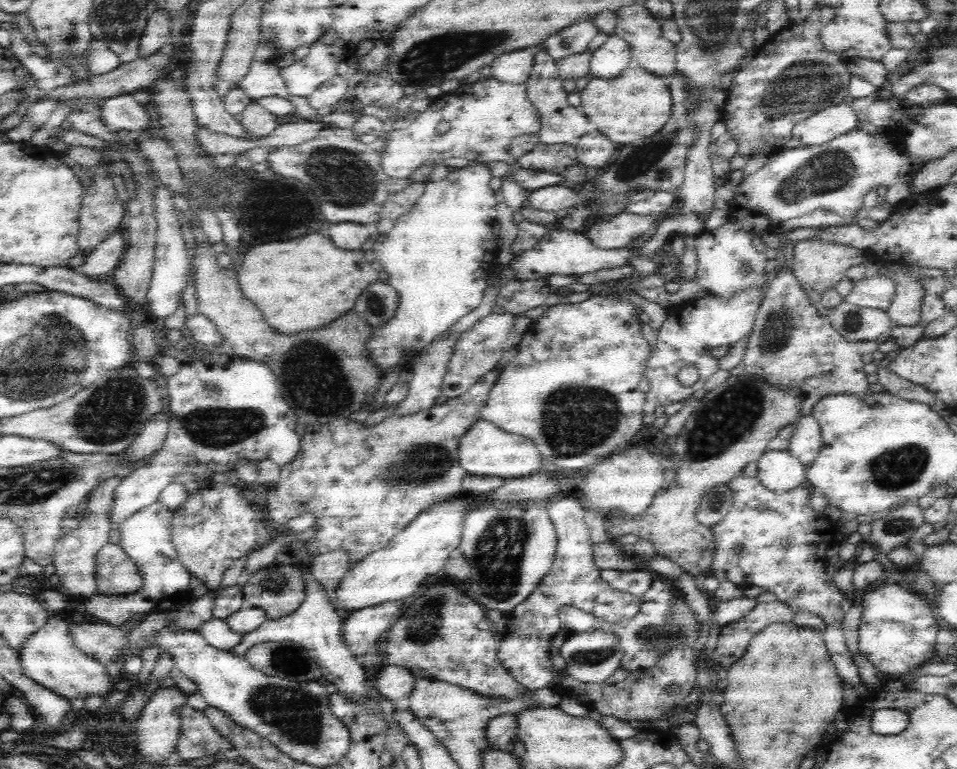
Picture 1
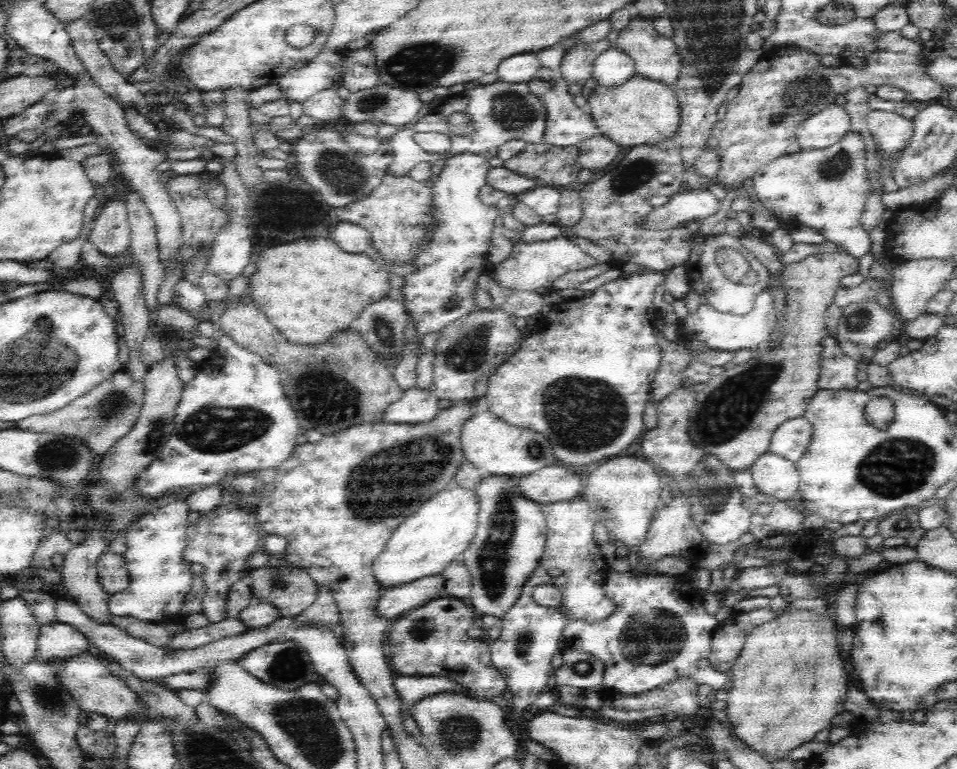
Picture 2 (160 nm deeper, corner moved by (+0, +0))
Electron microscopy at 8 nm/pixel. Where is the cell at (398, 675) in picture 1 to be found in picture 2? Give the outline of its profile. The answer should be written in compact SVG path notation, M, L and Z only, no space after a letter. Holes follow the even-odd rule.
M398 675L395 676L394 686L405 707L411 707L423 698L440 693L462 693L473 697L465 686L442 676L409 677Z

